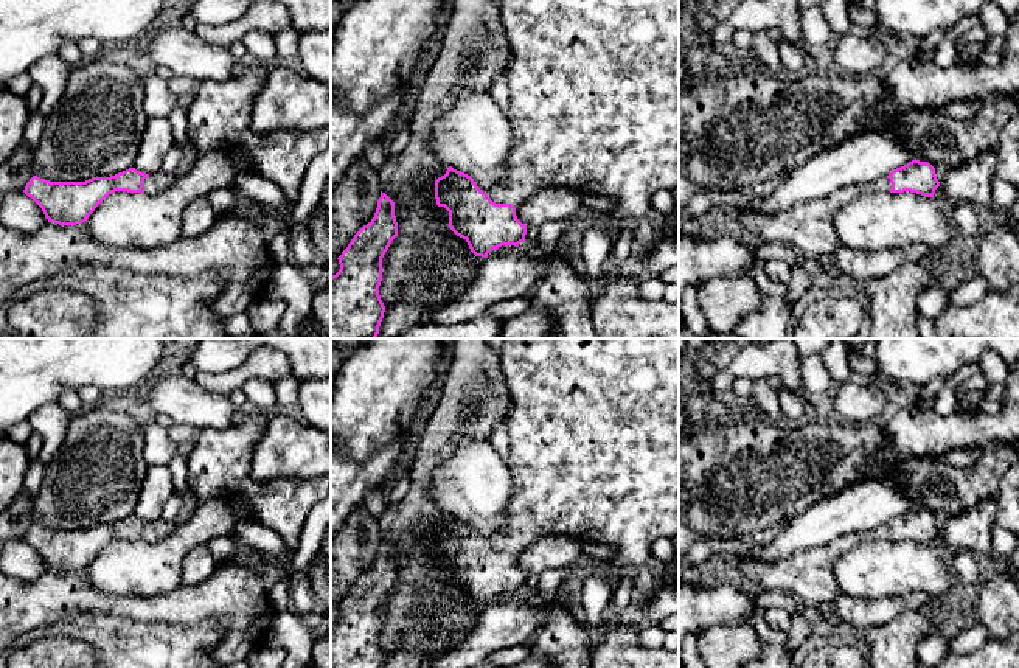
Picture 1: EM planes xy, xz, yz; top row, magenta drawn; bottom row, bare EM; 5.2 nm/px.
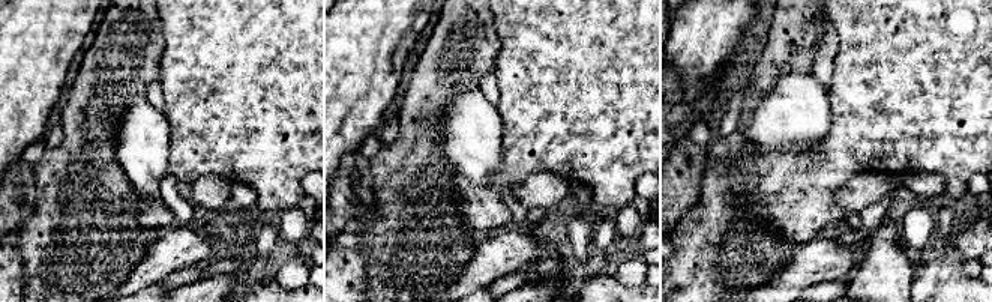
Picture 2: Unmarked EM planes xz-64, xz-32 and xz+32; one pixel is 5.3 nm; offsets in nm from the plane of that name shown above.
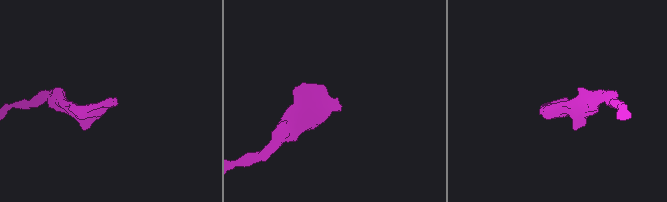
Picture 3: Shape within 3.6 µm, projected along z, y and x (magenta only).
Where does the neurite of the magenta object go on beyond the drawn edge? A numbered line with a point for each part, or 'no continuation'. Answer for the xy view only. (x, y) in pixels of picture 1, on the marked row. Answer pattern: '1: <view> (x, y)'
1: xy (160, 180)

